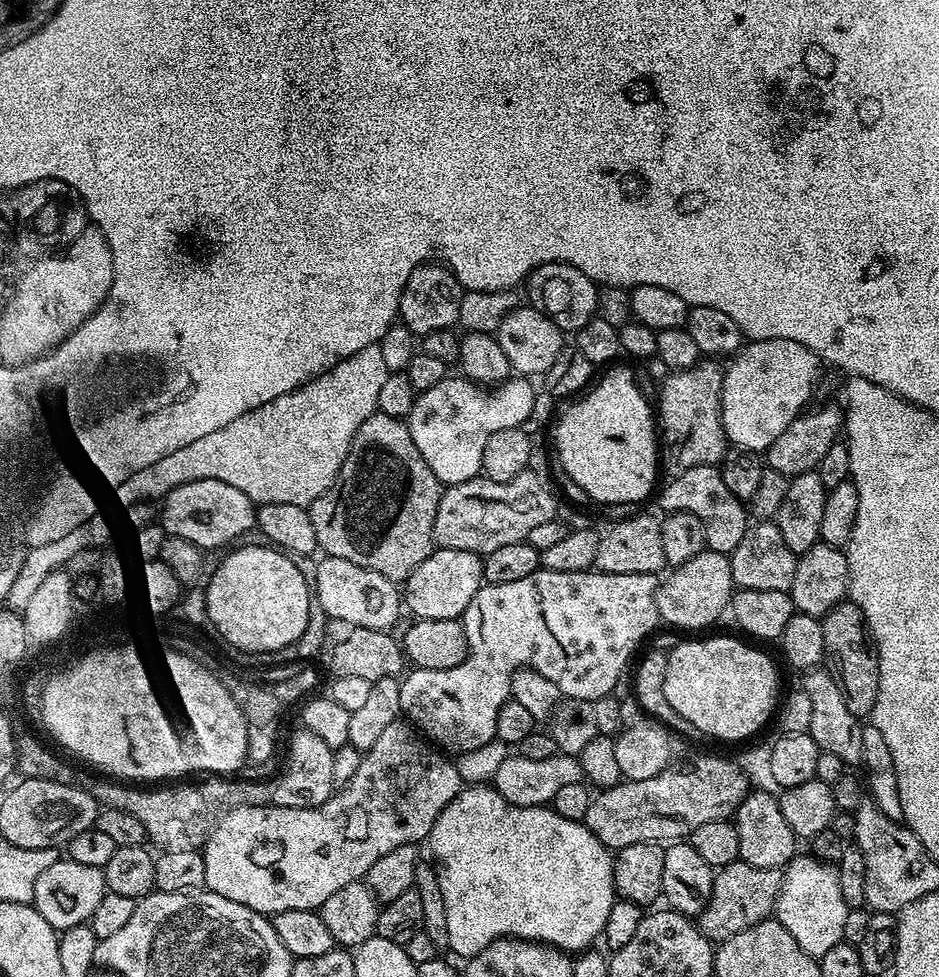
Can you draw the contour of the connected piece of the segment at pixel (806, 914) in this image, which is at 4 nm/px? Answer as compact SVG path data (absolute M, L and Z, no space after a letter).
M798 854L793 857L791 863L785 865L774 914L794 936L802 950L819 960L834 946L843 943L846 914L850 909L839 889L835 867L817 860L814 856L808 856Z

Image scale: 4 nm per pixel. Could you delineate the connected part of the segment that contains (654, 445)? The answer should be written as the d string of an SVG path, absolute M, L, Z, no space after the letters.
M612 368L608 373L605 374L604 377L597 379L595 383L591 385L581 395L579 398L573 399L571 401L572 404L568 409L565 410L564 413L561 411L559 413L558 419L555 421L554 427L556 426L556 450L554 446L554 452L557 456L560 455L560 464L564 467L564 472L569 476L570 479L573 480L574 483L577 484L578 487L581 488L582 491L585 492L586 495L589 496L590 499L593 500L594 503L600 504L603 500L616 500L620 496L620 492L616 488L624 487L624 488L632 488L632 496L636 500L644 500L648 495L653 492L657 487L656 484L656 464L658 468L658 428L654 423L654 408L648 405L648 400L644 397L644 392L642 389L636 385L636 376L631 372L628 368Z

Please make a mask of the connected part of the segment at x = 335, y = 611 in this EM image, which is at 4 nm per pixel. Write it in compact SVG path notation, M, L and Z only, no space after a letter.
M330 555L323 557L324 561L316 568L314 576L314 599L322 604L329 618L341 620L344 624L353 624L353 629L369 628L374 631L392 630L396 619L402 612L402 592L398 584L374 570L366 570L366 566L354 566L354 562L346 562L346 558L334 558Z

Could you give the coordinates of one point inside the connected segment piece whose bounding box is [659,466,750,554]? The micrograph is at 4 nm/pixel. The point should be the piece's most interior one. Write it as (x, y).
(701, 492)

